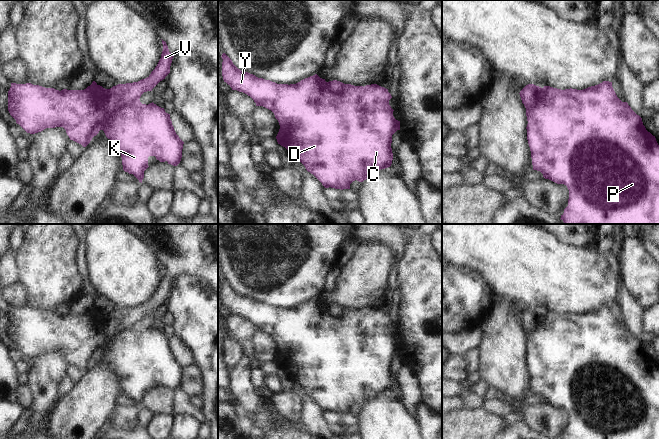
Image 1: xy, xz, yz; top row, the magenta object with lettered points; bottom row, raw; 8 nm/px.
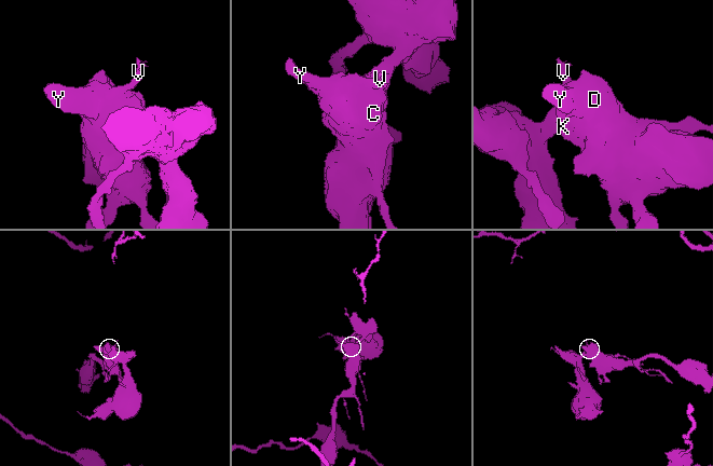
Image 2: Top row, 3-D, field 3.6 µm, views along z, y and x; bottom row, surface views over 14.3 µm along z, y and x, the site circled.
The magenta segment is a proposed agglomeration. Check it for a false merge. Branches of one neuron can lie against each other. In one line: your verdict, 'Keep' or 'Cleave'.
Cleave.

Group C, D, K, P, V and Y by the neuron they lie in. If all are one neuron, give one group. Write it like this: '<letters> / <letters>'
C D K P Y / V

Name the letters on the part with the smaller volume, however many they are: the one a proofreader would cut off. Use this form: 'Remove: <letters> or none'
Remove: V.

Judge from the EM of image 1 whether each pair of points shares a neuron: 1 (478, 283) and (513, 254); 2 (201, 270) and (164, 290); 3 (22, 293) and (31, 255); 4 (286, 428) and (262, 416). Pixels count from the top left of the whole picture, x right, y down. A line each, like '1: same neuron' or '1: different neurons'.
1: different neurons
2: same neuron
3: different neurons
4: same neuron

